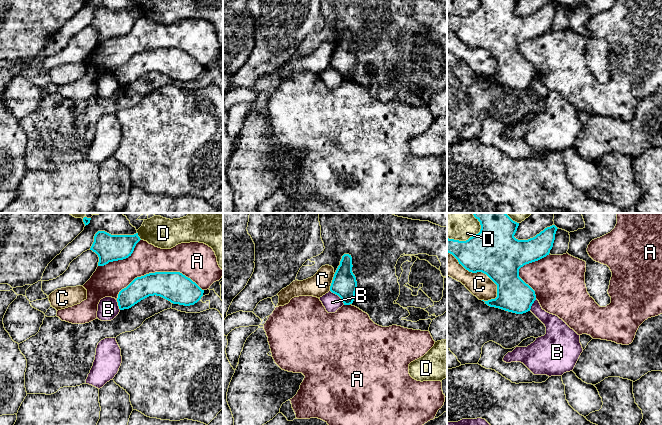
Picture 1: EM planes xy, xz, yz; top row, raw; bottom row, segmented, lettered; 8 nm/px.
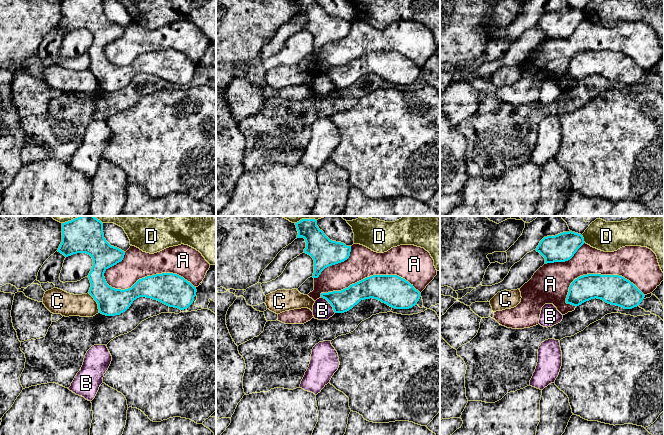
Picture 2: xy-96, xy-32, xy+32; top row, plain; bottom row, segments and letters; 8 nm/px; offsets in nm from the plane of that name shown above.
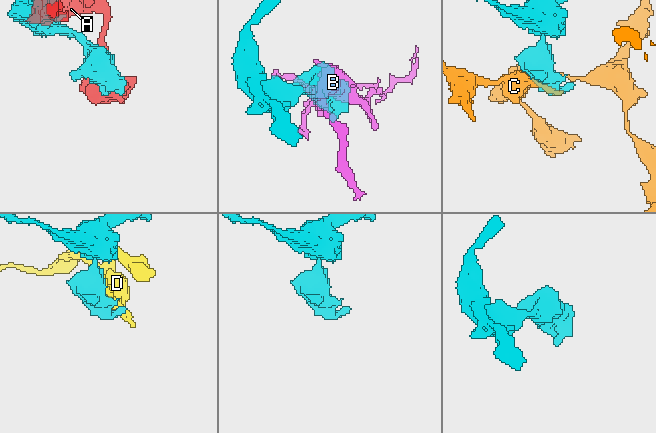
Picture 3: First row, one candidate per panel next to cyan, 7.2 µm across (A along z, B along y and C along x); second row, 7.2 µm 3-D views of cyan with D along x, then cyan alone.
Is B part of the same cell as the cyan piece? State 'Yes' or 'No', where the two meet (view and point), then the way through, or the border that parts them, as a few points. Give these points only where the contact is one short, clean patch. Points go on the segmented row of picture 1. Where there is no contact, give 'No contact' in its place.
No. Touches cyan at xz (338, 295). Boundary: xz (330, 290), (344, 304)

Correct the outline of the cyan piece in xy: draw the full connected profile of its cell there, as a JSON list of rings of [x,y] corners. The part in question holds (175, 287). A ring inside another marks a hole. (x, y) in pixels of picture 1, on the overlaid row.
[[[155,272],[135,278],[117,298],[120,310],[129,309],[149,296],[160,296],[173,304],[190,306],[203,296],[195,282],[180,272]]]

